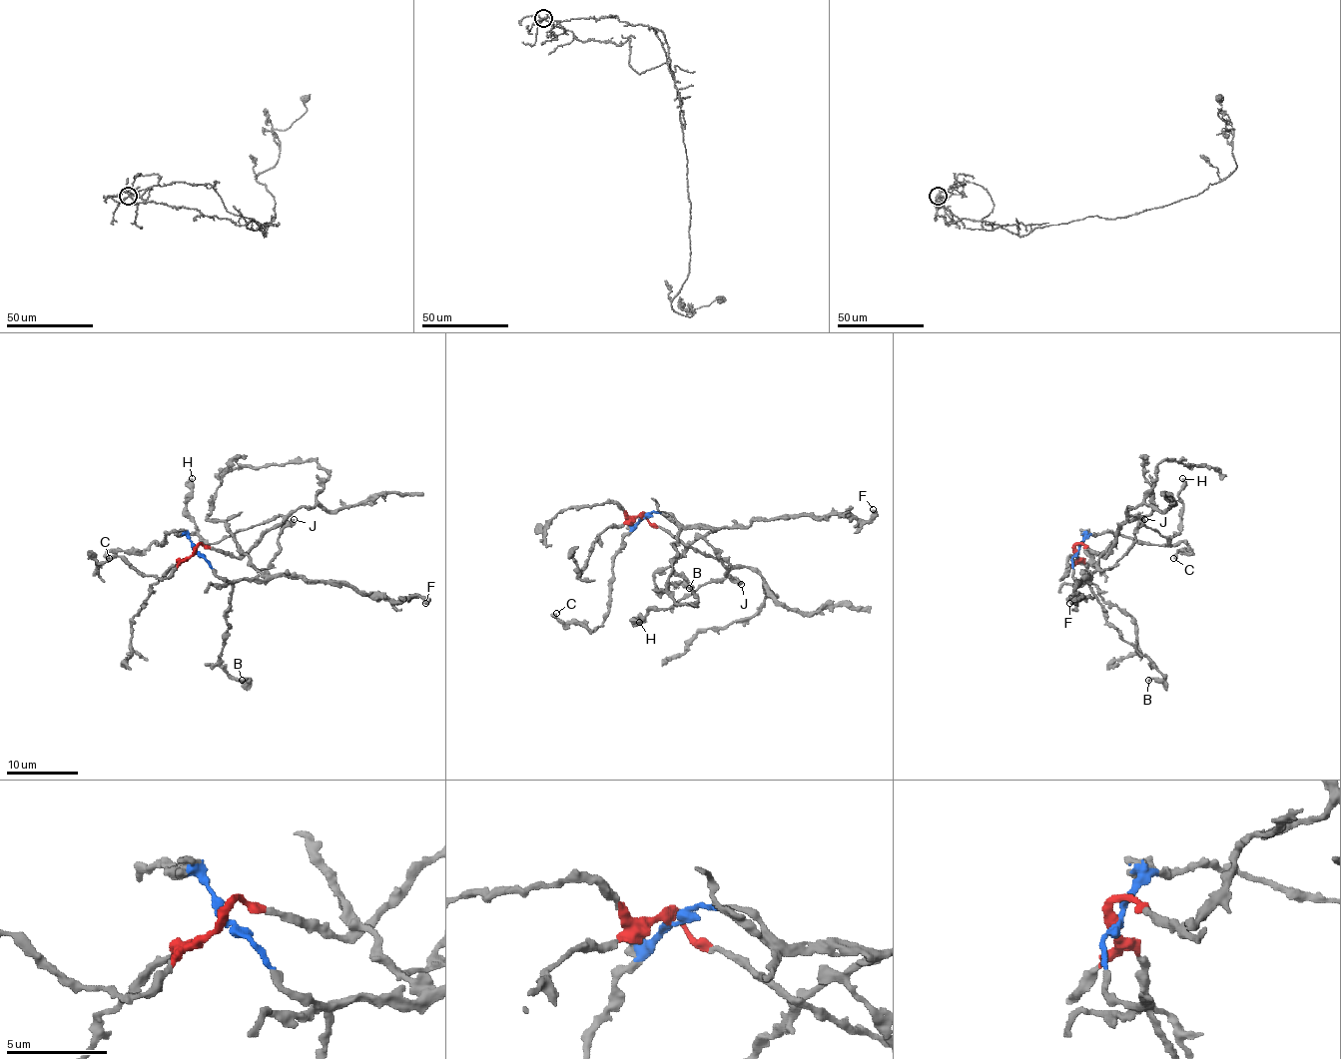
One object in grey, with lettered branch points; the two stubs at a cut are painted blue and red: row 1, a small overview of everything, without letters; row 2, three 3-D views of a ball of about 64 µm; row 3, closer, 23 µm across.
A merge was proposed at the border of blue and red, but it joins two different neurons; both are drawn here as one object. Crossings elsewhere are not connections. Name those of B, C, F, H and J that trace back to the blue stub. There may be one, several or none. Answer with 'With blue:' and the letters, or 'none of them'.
With blue: B, C, F, J

